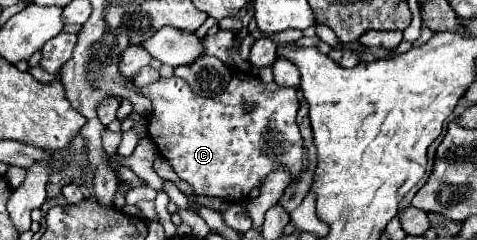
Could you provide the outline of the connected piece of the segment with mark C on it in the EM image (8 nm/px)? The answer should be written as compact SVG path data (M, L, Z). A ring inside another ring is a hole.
M228 65L228 69L232 75L230 85L214 99L192 93L180 77L160 79L146 87L142 95L150 97L154 105L148 131L176 175L186 181L196 195L238 203L240 199L248 199L254 187L262 187L266 177L278 167L286 167L292 183L296 183L304 171L304 151L302 135L296 125L298 89L260 83L256 77L232 65ZM242 101L250 101L256 109L246 113Z

